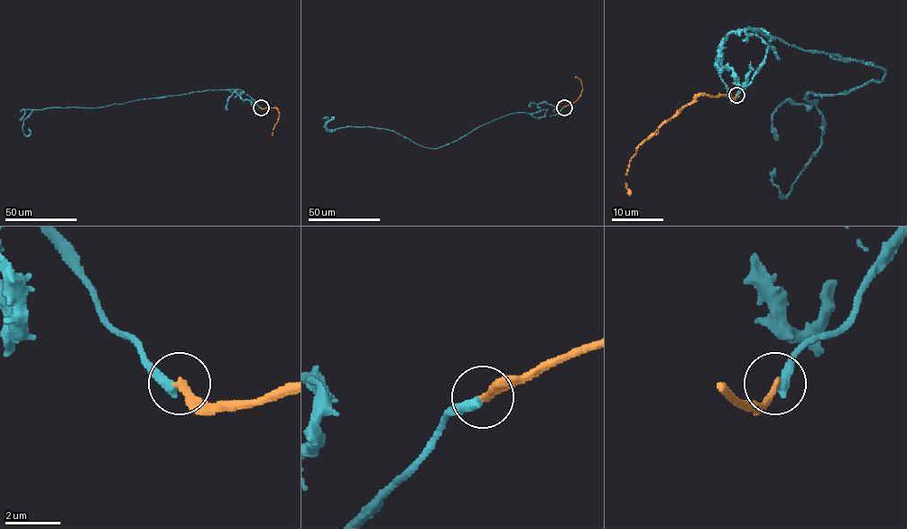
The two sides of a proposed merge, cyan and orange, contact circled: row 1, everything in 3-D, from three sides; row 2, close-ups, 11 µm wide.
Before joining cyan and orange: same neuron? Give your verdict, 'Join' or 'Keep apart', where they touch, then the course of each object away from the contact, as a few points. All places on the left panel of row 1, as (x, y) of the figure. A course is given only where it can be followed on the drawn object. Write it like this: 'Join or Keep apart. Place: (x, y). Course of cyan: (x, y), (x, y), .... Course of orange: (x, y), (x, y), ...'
Keep apart. Place: (261, 107). Course of cyan: (260, 107), (236, 89), (205, 90), (35, 109), (23, 120), (25, 135), (29, 128). Course of orange: (261, 107), (275, 107), (278, 111), (279, 119), (272, 135)

